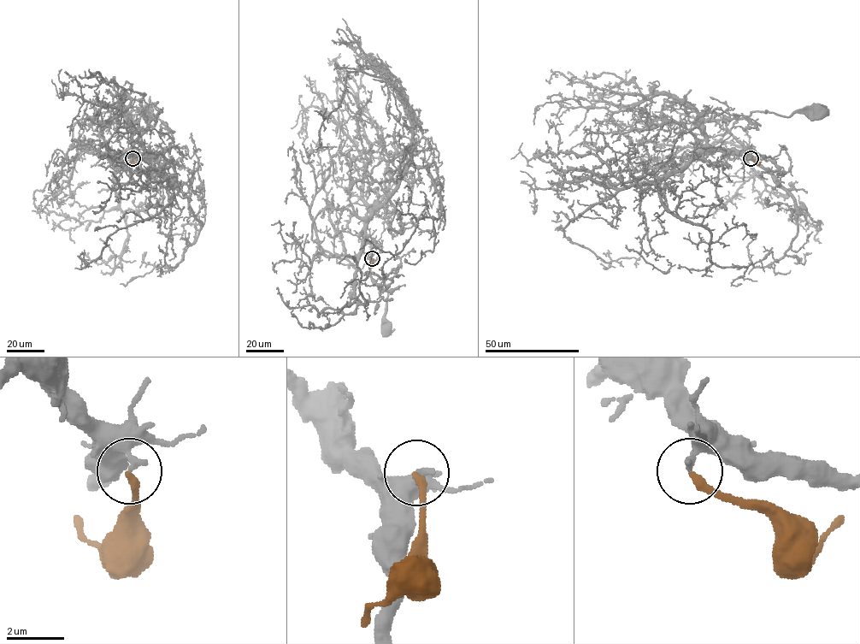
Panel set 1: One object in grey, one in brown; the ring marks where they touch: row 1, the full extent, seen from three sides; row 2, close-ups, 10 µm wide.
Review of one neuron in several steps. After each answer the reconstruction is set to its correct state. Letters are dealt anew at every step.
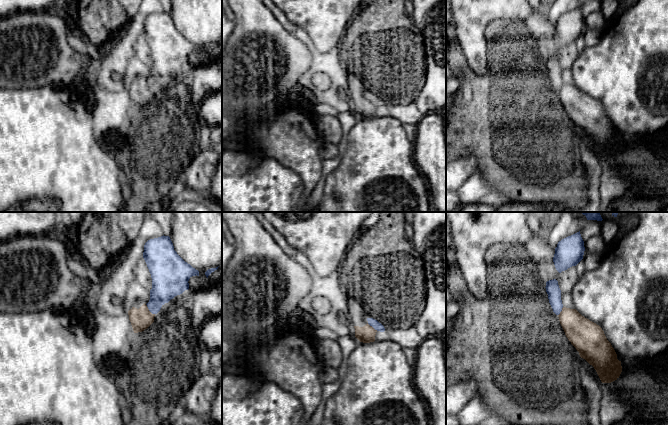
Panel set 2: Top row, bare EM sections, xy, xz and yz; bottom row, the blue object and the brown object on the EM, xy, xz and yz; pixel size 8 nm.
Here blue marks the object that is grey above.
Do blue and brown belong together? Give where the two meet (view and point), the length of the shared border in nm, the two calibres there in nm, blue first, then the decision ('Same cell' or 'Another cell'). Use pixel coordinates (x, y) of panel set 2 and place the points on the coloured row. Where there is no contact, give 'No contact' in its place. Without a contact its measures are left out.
Touches blue at xy (149, 310). Shared border 120 nm. Thickness 240 nm (blue) against 170 nm. Same cell

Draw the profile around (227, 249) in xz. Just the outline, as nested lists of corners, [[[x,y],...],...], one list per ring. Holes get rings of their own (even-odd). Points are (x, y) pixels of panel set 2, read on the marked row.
[[[222,231],[222,280],[224,277],[224,273],[226,270],[226,266],[229,262],[229,260],[232,258],[234,254],[235,248],[229,244],[224,236],[224,233]]]

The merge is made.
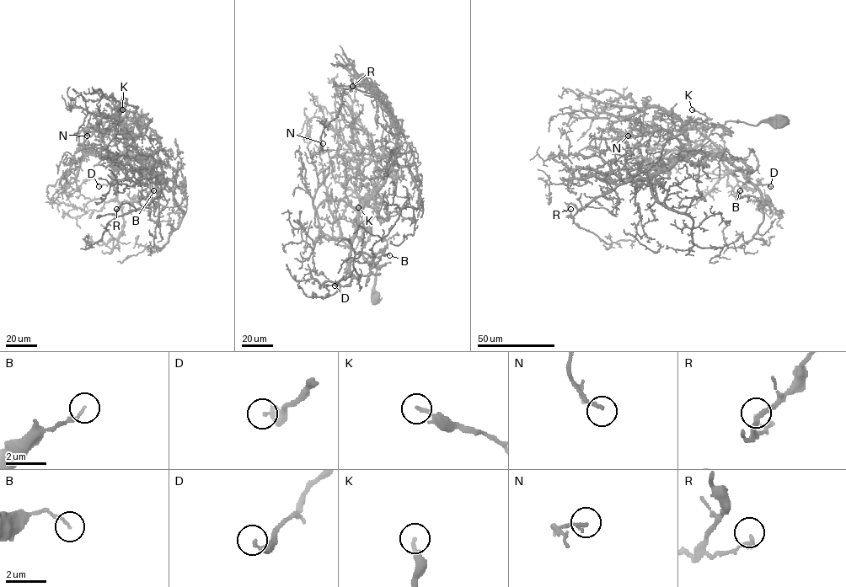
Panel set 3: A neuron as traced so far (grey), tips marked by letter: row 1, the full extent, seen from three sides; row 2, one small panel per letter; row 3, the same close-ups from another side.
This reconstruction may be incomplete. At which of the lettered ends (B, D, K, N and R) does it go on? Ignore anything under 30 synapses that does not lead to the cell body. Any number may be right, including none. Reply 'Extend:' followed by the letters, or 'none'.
Extend: none

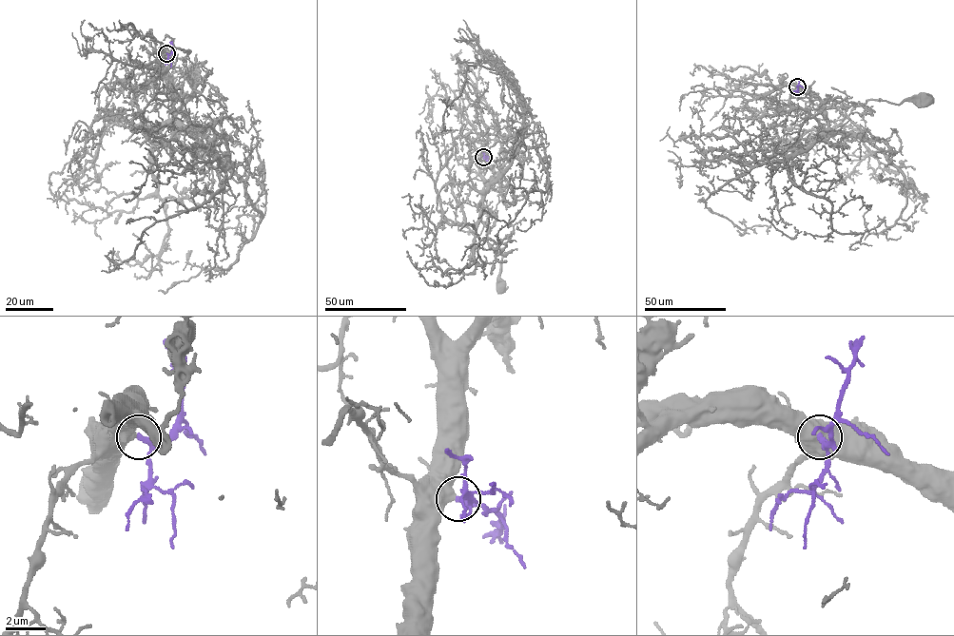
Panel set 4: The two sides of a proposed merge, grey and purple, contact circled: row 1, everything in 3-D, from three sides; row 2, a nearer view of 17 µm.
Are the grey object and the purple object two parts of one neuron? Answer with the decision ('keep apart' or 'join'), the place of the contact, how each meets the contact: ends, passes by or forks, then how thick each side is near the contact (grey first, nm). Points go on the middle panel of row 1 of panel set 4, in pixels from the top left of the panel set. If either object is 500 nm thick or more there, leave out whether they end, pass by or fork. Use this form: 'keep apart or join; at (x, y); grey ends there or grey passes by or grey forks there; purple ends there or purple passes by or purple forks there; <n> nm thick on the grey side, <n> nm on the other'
join; at (483, 157); 650 nm thick on the grey side, 220 nm on the other

